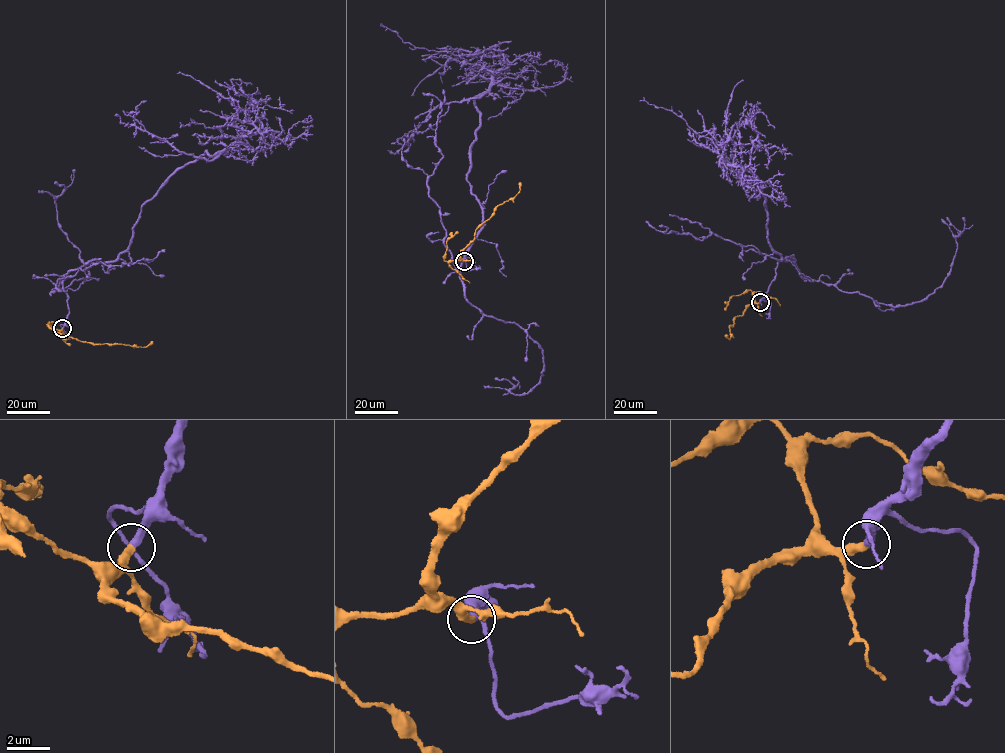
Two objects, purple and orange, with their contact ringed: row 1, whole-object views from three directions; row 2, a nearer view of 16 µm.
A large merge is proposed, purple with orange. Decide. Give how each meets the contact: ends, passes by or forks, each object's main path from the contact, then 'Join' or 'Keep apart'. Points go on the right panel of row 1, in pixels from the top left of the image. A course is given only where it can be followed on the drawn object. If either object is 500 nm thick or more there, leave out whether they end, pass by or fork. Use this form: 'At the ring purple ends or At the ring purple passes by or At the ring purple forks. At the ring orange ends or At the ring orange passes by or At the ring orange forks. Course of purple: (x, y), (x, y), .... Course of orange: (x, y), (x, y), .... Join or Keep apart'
At the ring purple ends. At the ring orange ends. Course of purple: (760, 302), (777, 262), (794, 260), (768, 242), (762, 183), (680, 116), (640, 101). Course of orange: (760, 302), (748, 304), (742, 315), (736, 316), (734, 323), (729, 326), (729, 339), (726, 335). Join

